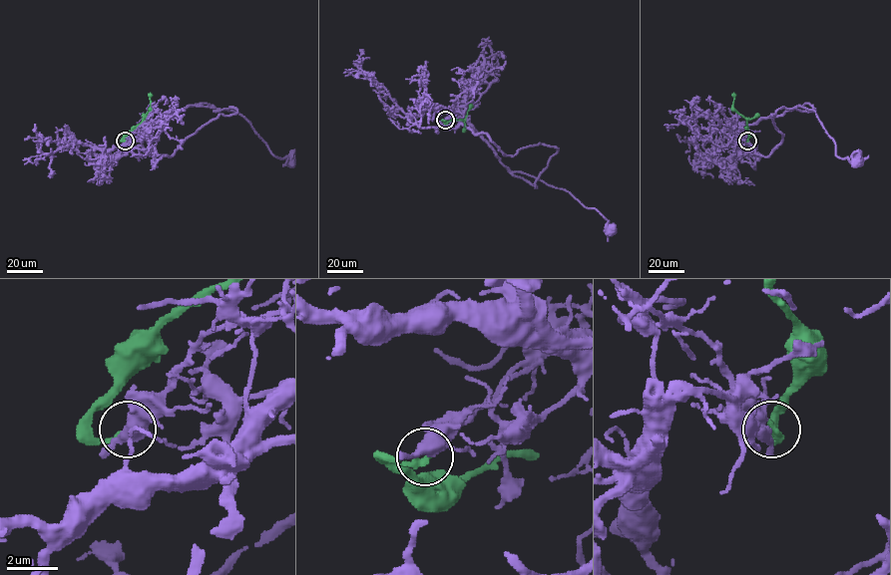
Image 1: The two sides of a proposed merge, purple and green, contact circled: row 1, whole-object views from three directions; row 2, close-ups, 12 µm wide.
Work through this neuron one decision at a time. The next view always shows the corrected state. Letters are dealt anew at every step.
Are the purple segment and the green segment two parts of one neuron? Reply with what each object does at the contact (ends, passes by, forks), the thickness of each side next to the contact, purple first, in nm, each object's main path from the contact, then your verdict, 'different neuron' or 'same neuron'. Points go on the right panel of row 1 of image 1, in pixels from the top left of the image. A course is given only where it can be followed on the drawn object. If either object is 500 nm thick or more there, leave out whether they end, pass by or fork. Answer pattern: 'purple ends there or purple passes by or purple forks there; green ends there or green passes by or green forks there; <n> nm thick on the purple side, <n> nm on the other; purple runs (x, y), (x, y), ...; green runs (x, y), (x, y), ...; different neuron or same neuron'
purple forks there; green ends there; 400 nm thick on the purple side, 240 nm on the other; purple runs (747, 141), (739, 130), (798, 105), (815, 113), (835, 154), (859, 161); green runs (747, 140), (747, 121), (732, 107), (734, 93); same neuron

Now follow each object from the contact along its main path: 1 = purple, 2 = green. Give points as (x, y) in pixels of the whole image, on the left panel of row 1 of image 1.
1: (124, 141), (136, 138), (157, 119), (195, 105), (238, 113), (273, 154), (287, 157), (288, 165), (291, 161)
2: (124, 140), (122, 139), (146, 116), (150, 93)

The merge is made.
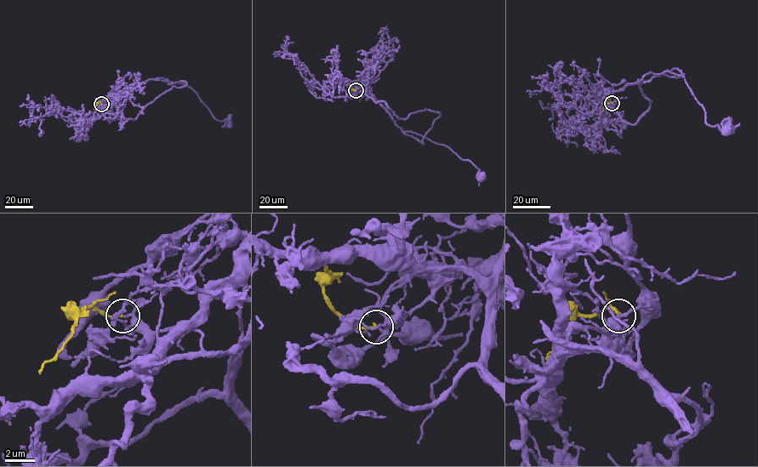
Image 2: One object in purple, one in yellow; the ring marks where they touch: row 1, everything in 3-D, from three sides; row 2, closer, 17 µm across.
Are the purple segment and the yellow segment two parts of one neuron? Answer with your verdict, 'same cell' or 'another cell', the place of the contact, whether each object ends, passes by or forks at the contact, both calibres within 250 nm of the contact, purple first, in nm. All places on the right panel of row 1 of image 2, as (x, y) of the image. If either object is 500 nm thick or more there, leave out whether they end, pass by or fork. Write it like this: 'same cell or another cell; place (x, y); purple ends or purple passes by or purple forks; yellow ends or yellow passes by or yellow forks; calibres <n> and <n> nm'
same cell; place (612, 103); purple passes by; yellow ends; calibres 150 and 170 nm

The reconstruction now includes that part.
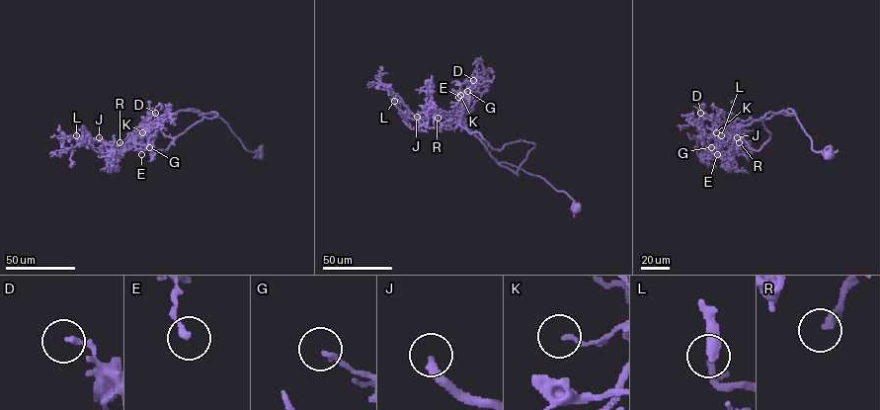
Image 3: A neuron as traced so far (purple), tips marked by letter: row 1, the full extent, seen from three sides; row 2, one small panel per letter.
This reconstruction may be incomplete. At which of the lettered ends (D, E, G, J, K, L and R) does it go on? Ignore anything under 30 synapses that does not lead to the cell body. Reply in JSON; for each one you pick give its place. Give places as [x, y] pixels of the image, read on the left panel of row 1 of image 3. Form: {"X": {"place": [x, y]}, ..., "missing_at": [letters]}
{"L": {"place": [76, 135]}, "missing_at": ["L"]}

